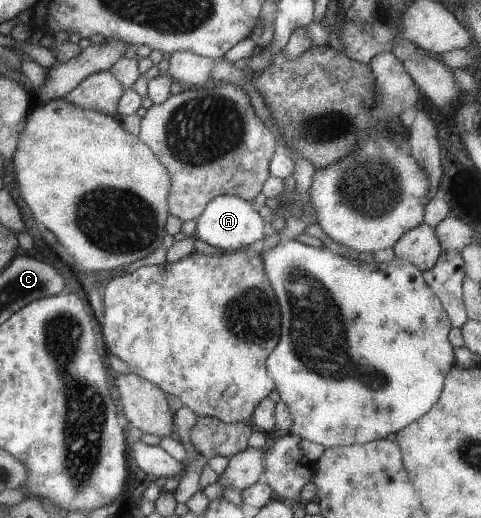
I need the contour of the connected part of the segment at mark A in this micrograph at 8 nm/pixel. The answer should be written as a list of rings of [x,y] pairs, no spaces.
[[[219,195],[208,204],[207,208],[196,220],[197,229],[194,238],[222,248],[225,252],[233,252],[251,245],[267,236],[263,218],[251,208],[249,201],[231,195]]]

